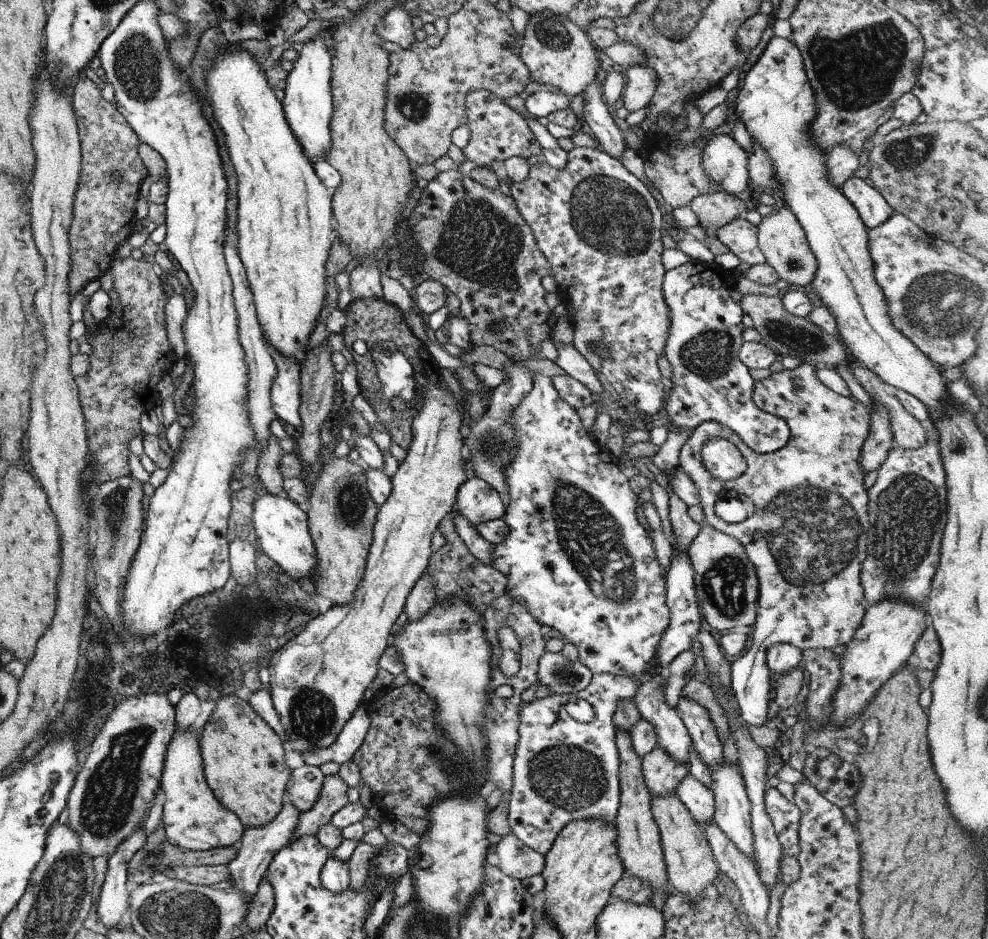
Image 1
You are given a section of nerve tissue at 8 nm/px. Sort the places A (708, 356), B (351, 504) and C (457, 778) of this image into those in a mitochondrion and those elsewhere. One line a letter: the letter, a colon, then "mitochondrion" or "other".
A: mitochondrion
B: mitochondrion
C: mitochondrion

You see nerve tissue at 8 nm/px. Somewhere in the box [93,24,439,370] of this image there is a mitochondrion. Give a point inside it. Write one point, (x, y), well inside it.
(134, 64)

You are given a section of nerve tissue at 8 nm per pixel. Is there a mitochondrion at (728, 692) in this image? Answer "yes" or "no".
no

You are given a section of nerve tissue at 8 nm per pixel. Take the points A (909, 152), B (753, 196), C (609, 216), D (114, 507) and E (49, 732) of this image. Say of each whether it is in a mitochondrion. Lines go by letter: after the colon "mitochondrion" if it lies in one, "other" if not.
A: mitochondrion
B: other
C: mitochondrion
D: mitochondrion
E: other

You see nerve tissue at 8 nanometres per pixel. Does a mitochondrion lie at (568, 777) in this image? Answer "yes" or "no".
yes

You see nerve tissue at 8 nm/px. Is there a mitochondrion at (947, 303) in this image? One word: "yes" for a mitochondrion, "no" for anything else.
yes

